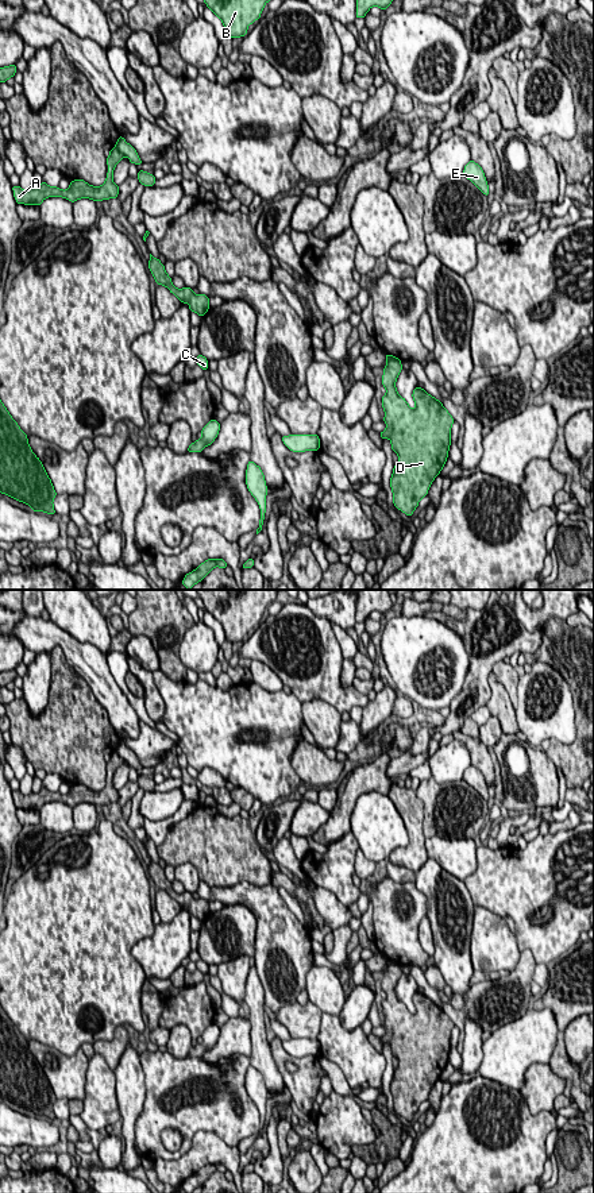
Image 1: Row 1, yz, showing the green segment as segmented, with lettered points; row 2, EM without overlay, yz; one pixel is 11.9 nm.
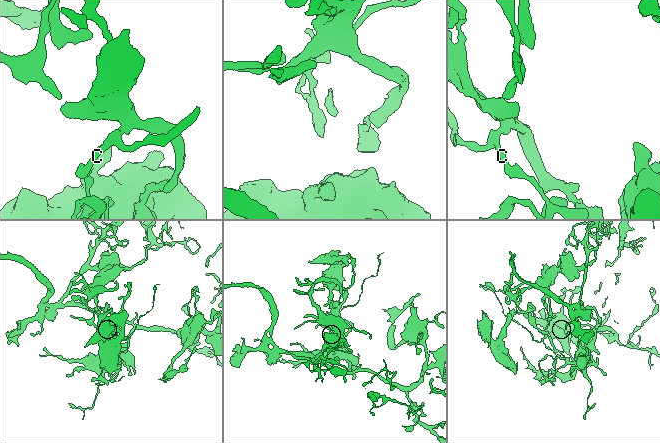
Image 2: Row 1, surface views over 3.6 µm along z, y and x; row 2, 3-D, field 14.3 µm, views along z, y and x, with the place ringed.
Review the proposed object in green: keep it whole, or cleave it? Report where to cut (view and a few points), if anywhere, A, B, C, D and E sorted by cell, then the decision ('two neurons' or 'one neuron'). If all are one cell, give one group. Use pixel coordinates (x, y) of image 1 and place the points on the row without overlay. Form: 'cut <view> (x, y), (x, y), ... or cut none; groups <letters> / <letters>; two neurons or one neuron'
cut yz (115, 751), (123, 760); groups A / B C D E; two neurons

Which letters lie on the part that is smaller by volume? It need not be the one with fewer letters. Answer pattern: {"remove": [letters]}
{"remove": ["A"]}

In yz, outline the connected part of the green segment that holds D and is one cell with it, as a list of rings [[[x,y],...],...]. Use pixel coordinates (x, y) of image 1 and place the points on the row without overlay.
[[[386,958],[386,965],[382,980],[386,1034],[379,1039],[382,1045],[390,1045],[393,1057],[398,1059],[390,1082],[393,1108],[410,1121],[447,1066],[454,1023],[421,992],[413,995],[416,1012],[412,1014],[396,993],[401,964]]]

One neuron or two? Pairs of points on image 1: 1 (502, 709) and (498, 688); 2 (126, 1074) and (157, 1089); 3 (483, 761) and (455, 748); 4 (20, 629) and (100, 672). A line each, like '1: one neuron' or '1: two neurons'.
1: one neuron
2: two neurons
3: two neurons
4: one neuron

